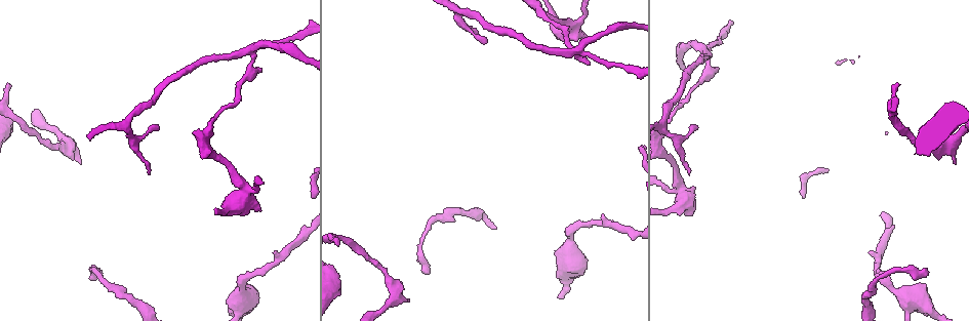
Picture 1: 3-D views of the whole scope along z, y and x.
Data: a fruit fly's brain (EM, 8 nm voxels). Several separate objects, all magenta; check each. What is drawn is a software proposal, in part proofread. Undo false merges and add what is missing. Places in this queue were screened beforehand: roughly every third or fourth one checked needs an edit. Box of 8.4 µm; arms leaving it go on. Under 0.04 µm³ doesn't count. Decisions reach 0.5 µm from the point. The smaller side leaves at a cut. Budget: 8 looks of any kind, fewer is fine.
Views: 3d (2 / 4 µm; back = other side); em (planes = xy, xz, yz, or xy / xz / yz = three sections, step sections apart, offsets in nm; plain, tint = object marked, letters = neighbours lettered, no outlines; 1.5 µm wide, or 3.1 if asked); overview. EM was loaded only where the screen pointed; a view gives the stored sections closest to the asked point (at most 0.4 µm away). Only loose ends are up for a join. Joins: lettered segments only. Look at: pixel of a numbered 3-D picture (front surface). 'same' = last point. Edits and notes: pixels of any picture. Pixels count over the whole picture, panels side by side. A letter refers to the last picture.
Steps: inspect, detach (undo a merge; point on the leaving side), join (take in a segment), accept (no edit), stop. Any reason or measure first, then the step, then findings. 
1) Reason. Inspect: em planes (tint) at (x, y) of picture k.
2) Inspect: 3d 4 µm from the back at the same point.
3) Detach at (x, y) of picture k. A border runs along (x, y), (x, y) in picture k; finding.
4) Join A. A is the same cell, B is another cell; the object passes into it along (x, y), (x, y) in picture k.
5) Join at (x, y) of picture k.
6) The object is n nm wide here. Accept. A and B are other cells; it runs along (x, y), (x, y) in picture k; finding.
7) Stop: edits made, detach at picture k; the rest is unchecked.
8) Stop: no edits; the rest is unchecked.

Looks like a crossing. Inspect: 3d 4 µm at (251, 50) of picture 1.

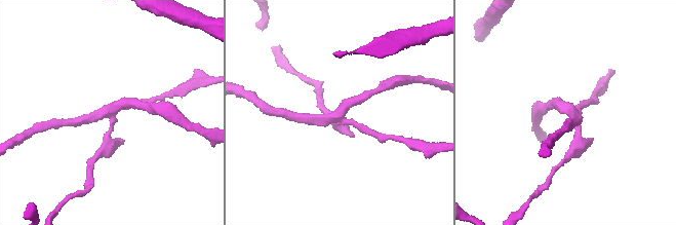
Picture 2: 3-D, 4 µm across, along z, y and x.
4 arms meet here; shape alone is not enough. Inspect: em planes (plain) at (108, 113) of picture 2.

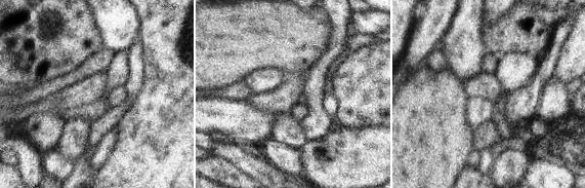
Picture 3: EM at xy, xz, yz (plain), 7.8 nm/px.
Inspect: em planes (letters) at the same point.

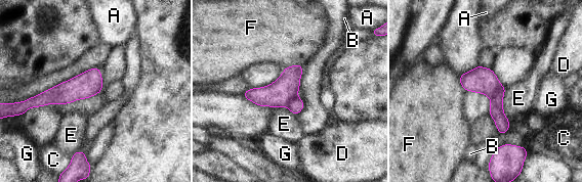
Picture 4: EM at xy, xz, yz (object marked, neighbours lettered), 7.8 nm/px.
The object is 200 nm wide here. Detach at (480, 80) of picture 4. A, B, C, D, E, F and G are other cells; a border runs along (500, 85), (497, 93), (491, 99) in picture 4; two neurons meet here.

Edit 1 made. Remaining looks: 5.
Inspect: 3d 2 µm from the back at (408, 299) of picture 1.

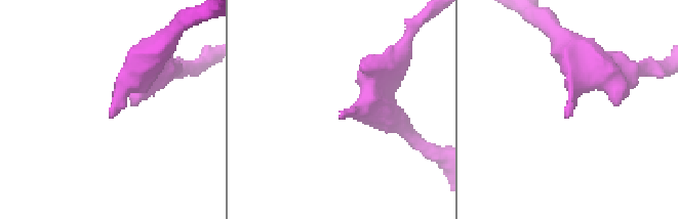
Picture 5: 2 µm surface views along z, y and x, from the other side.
Inspect: em planes (plain) at (112, 116) of picture 5.

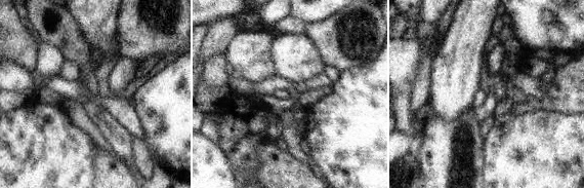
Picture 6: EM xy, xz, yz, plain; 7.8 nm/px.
What lies round it. Inspect: em planes (letters) at the same point.

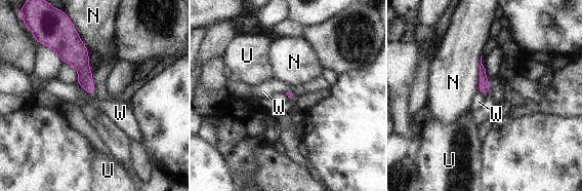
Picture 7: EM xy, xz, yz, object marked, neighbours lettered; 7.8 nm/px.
The longest contact is with N, 280 nm. Accept. N, U and W are other cells; none of them fits.

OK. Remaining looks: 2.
Stop: edits made, detach at picture 4; the rest is unchecked.

